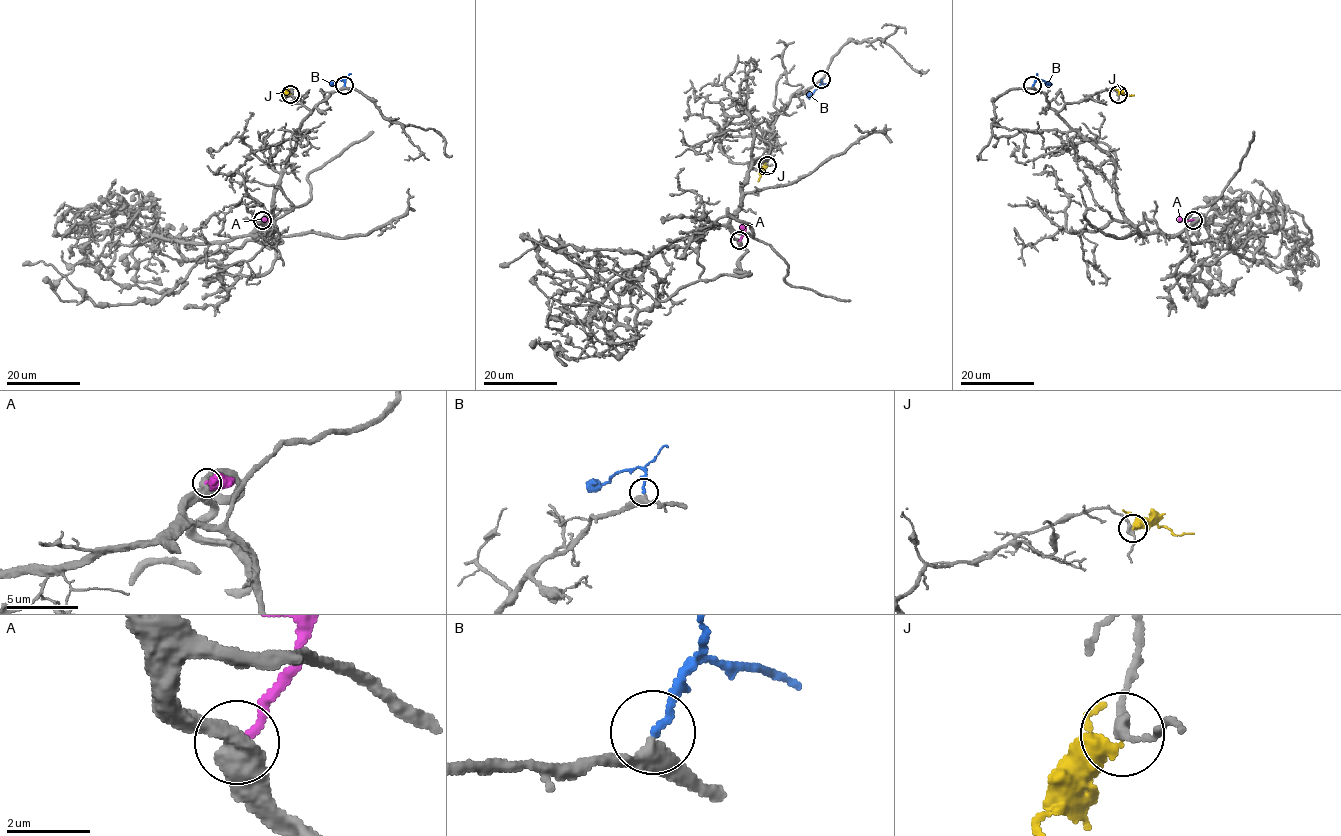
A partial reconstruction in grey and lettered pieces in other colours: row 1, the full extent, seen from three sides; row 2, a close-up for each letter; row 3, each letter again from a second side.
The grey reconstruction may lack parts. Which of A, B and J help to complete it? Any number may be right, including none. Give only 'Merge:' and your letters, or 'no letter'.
Merge: B

